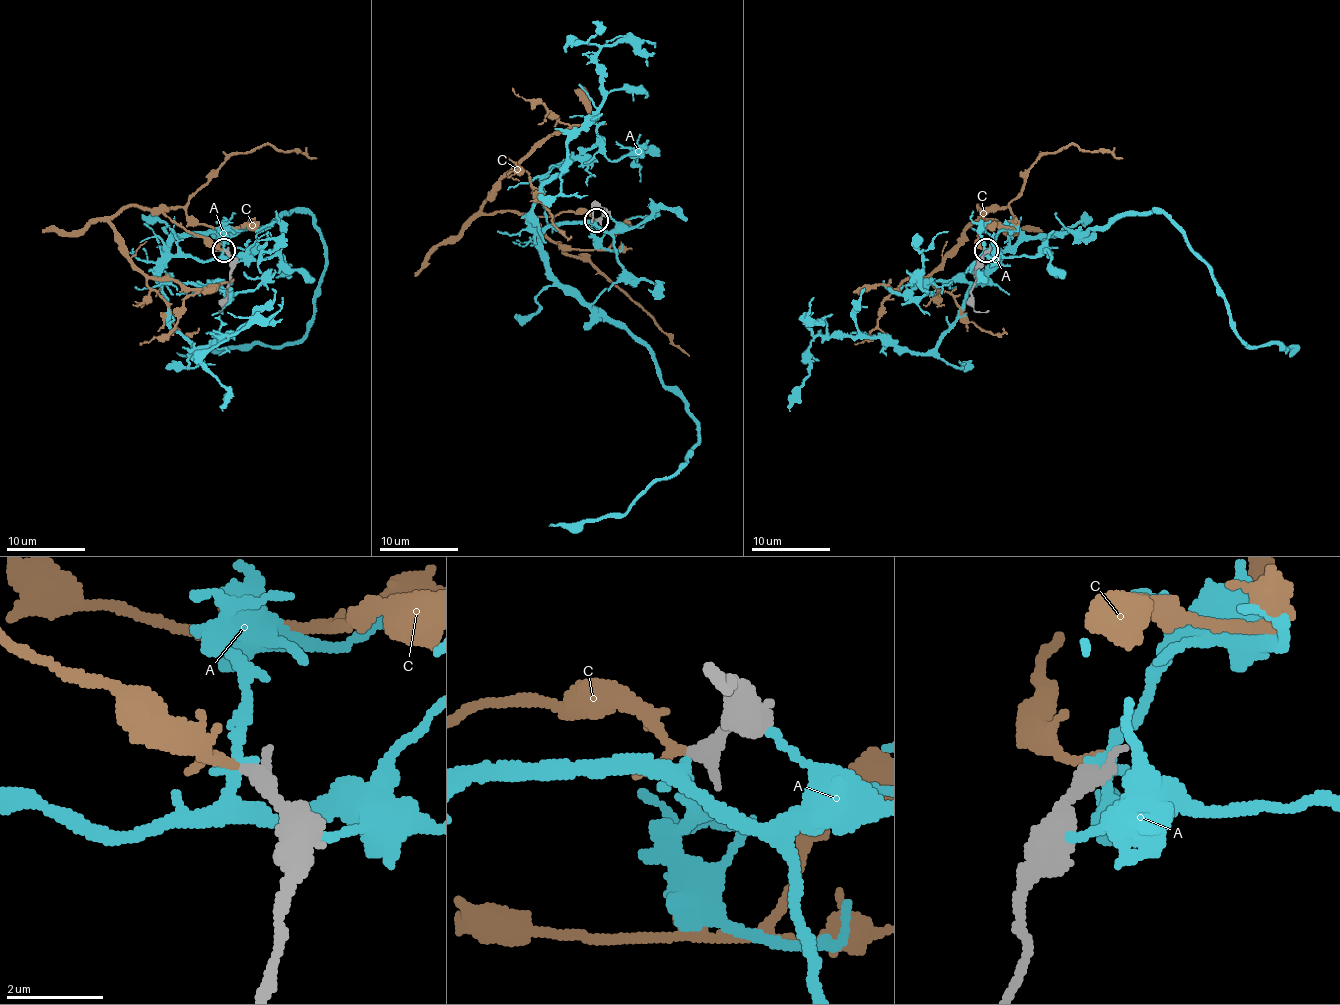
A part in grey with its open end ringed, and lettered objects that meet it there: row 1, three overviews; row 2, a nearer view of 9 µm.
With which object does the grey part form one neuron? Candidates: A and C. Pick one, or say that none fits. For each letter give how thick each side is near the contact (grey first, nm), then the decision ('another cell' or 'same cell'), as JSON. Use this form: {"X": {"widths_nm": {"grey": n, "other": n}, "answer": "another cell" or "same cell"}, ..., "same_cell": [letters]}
{"A": {"widths_nm": {"grey": 400, "other": 200}, "answer": "another cell"}, "C": {"widths_nm": {"grey": 400, "other": 140}, "answer": "same cell"}, "same_cell": ["C"]}

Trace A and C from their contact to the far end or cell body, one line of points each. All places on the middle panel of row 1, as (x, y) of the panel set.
A: (598, 219), (547, 229), (547, 269), (650, 351), (660, 381), (695, 419), (697, 442), (624, 513), (549, 525)
C: (596, 219), (571, 211), (482, 211), (492, 190), (521, 160), (569, 127), (512, 87)

